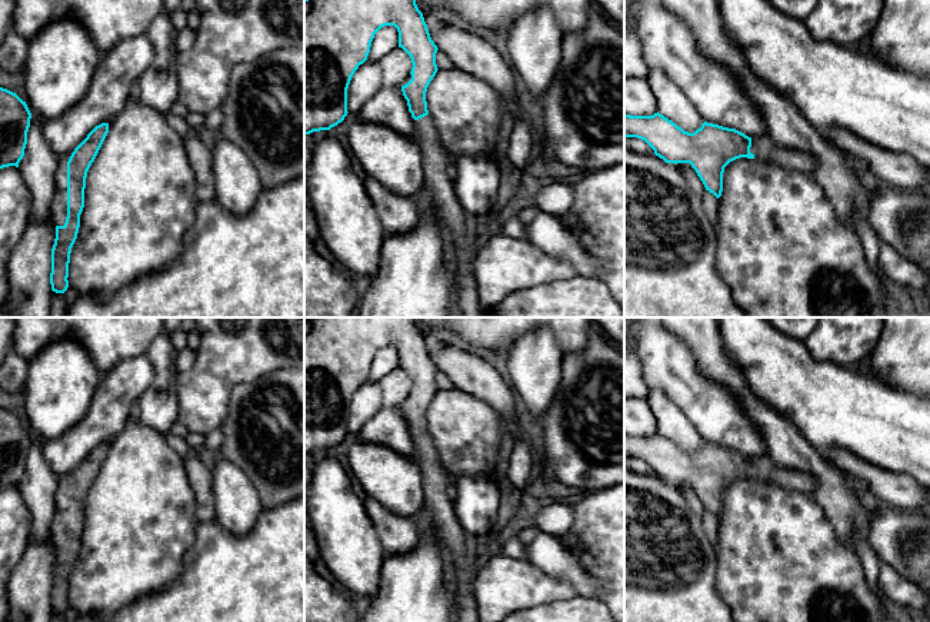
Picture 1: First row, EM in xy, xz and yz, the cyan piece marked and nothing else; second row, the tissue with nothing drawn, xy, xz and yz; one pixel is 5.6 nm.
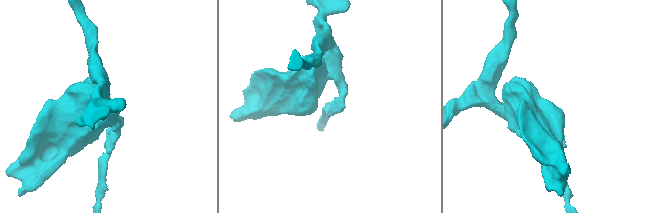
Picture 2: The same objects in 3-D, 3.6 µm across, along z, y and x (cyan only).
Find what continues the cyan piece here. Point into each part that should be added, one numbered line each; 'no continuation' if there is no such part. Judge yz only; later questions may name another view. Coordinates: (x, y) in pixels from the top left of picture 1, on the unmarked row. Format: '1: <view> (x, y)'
1: yz (763, 468)

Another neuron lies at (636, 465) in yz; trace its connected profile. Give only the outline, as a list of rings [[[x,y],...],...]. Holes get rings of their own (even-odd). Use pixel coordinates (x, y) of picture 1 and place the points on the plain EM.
[[[624,458],[624,469],[634,473],[654,475],[654,470],[641,459]]]

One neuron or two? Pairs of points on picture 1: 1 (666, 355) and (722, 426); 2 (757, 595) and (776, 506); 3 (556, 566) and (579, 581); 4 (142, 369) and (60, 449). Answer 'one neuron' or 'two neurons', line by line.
1: one neuron
2: one neuron
3: one neuron
4: one neuron

